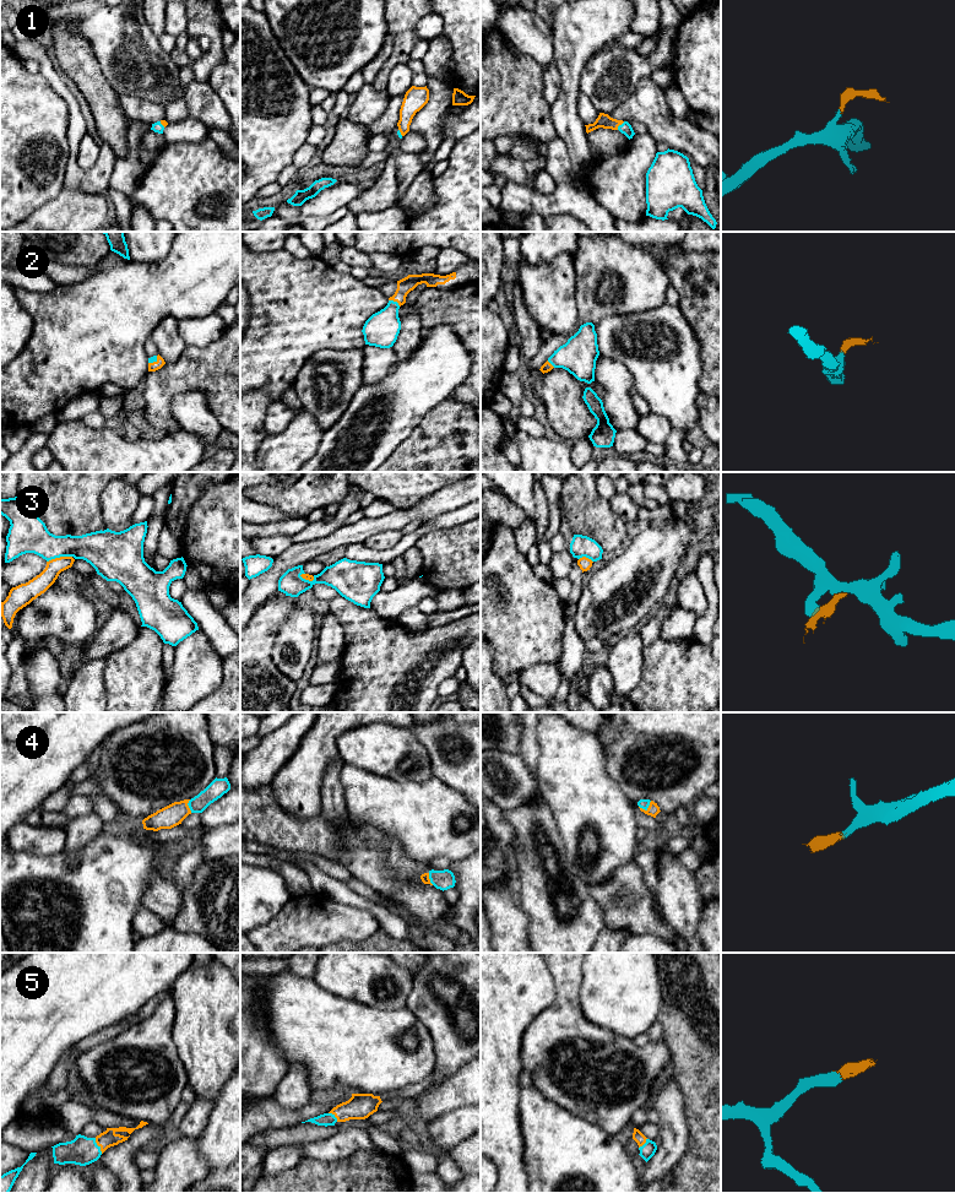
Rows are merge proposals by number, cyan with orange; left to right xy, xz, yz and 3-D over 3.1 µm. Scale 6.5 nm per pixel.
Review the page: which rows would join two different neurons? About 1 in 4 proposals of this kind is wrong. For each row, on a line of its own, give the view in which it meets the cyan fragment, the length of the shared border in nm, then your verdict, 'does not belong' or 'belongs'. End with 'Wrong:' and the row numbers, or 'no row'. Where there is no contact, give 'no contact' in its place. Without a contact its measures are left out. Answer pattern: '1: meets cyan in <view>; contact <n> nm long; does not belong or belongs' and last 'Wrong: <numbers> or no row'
1: meets cyan in yz; contact 80 nm long; belongs
2: meets cyan in xz; contact 90 nm long; belongs
3: meets cyan in xy; contact 170 nm long; does not belong
4: meets cyan in yz; contact 100 nm long; belongs
5: meets cyan in xy; contact 120 nm long; belongs
Wrong: 3

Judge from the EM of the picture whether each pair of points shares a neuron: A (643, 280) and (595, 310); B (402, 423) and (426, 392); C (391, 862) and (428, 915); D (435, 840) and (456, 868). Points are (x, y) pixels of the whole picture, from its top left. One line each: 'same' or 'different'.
A: same
B: same
C: same
D: different

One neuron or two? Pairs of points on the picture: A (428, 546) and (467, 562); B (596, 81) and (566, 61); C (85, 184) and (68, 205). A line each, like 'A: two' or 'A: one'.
A: one
B: two
C: two

